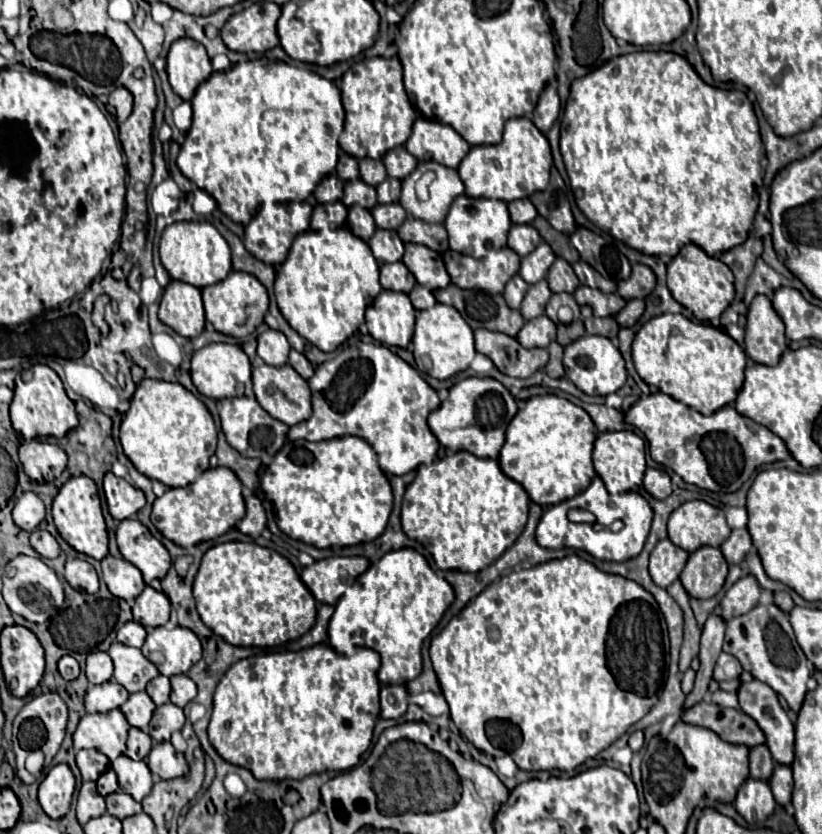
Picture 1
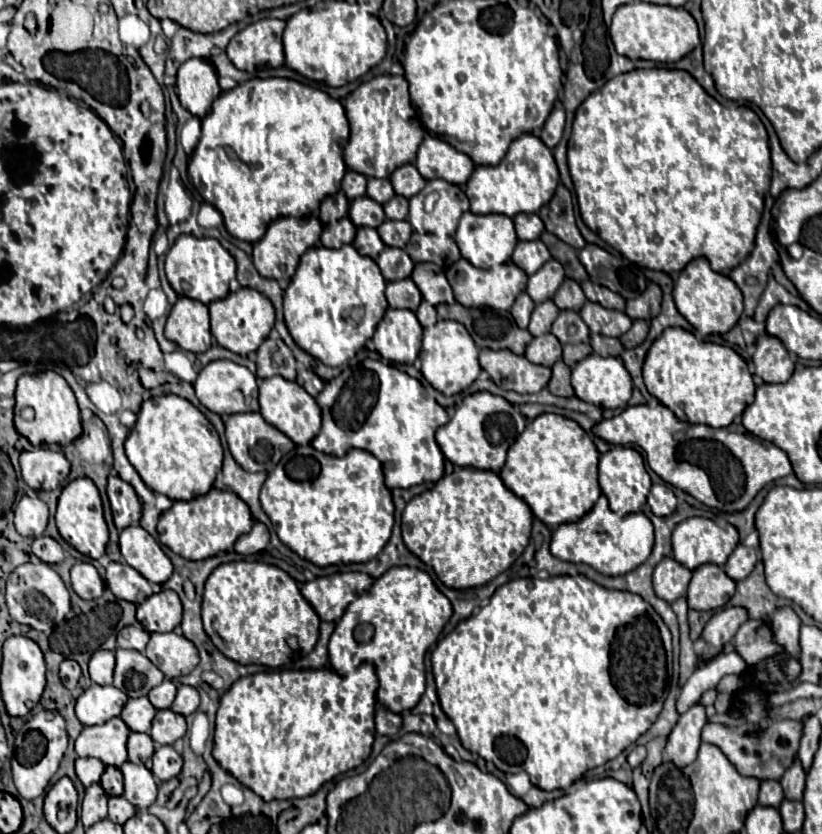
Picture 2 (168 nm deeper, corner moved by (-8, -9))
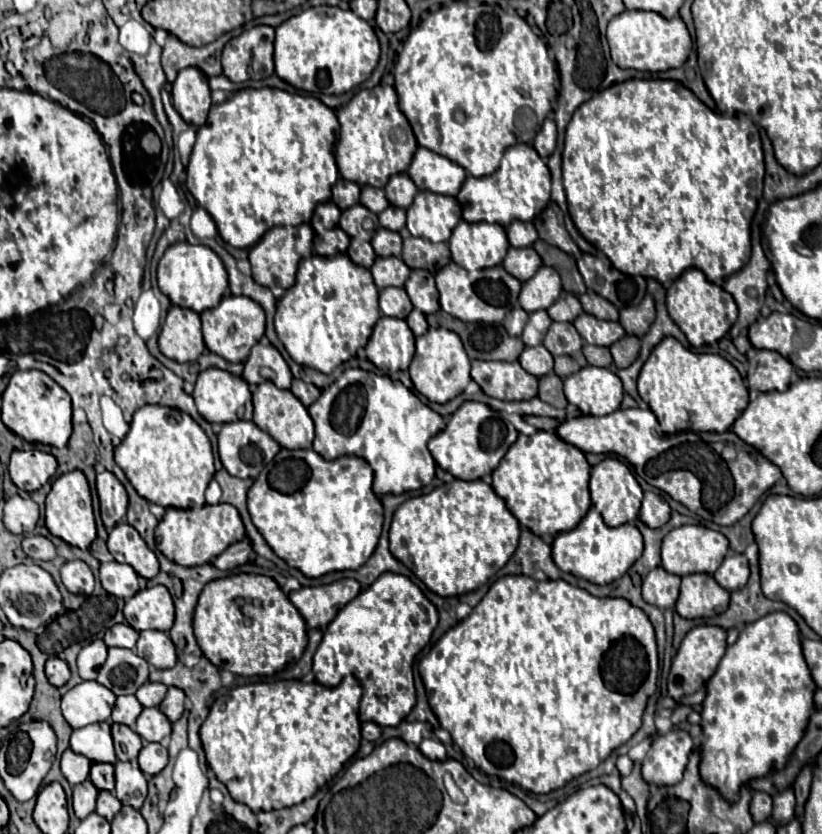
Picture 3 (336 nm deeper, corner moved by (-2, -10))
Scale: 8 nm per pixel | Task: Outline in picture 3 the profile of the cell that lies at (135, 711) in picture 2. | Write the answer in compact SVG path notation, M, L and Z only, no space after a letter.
M121 695L115 701L115 711L113 711L111 719L115 723L123 723L133 729L141 711L143 711L143 707L139 705L139 701L135 701L135 695Z

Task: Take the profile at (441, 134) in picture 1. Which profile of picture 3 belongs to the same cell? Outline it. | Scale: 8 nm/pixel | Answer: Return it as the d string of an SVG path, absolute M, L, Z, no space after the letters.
M419 147L407 175L413 179L413 183L421 191L431 191L439 195L451 195L455 197L467 177L465 169L455 165L443 155L431 153L429 149Z

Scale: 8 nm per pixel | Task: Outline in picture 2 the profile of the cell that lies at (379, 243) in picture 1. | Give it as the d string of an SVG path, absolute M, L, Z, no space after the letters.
M387 246L377 258L377 266L381 268L381 274L385 276L385 280L391 282L391 280L403 280L411 276L415 262L409 258L409 254L403 248Z

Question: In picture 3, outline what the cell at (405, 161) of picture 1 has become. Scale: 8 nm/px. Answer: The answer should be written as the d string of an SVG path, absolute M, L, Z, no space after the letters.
M399 173L395 177L389 179L389 183L385 185L385 195L389 199L391 205L407 209L411 205L411 201L415 199L415 193L419 191L415 187L415 183L411 181L411 177L407 177L407 173Z

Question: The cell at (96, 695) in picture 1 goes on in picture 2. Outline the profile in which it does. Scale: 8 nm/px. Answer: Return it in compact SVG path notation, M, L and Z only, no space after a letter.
M91 684L75 704L75 714L83 726L105 724L107 720L121 714L123 706L127 704L129 696L117 690L115 686L99 686Z

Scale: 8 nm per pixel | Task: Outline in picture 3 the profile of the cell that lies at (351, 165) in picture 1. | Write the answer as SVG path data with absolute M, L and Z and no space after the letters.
M339 179L339 181L335 183L331 201L333 201L335 205L339 205L339 209L343 211L343 209L347 209L347 207L351 207L351 205L355 205L355 203L359 201L359 191L361 191L361 189L359 189L357 183Z

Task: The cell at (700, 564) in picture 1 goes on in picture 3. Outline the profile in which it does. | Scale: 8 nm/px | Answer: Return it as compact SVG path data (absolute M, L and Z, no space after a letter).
M693 573L681 579L681 593L677 599L677 613L683 619L709 619L727 611L729 593L713 575Z

